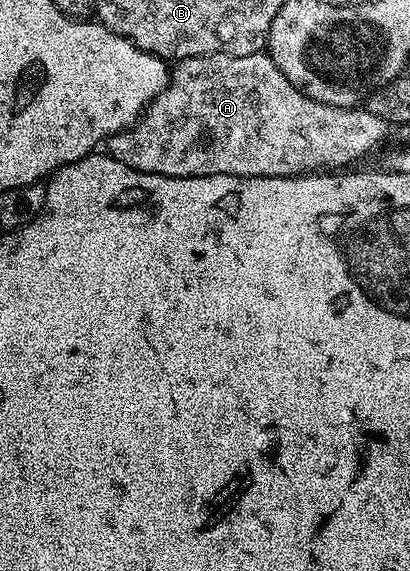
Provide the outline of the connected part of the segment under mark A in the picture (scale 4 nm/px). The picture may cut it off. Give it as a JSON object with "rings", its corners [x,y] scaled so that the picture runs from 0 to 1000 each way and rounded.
{"rings":[[[641,89],[598,98],[554,98],[539,91],[527,98],[468,98],[461,105],[437,107],[427,114],[424,131],[400,159],[385,163],[371,180],[351,193],[349,203],[332,212],[329,219],[285,238],[271,240],[268,270],[288,284],[298,284],[310,294],[324,294],[339,301],[363,301],[388,308],[739,308],[768,303],[773,298],[820,298],[827,287],[878,273],[885,266],[905,263],[915,252],[937,245],[937,236],[951,231],[951,219],[912,198],[900,196],[895,187],[871,186],[866,189],[827,189],[805,186],[795,179],[761,175],[734,154],[722,154],[707,137],[698,133],[666,109],[661,98]]]}

